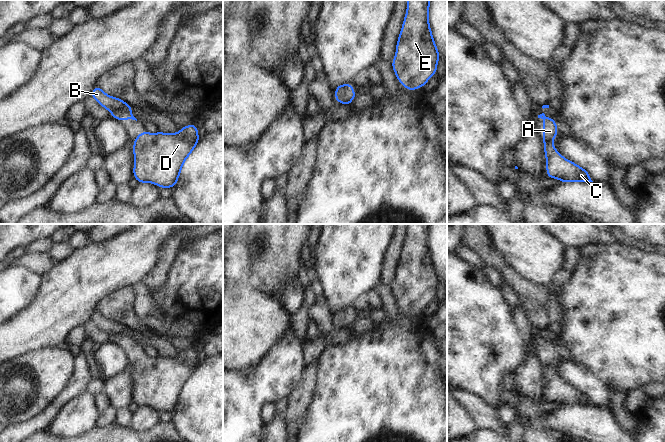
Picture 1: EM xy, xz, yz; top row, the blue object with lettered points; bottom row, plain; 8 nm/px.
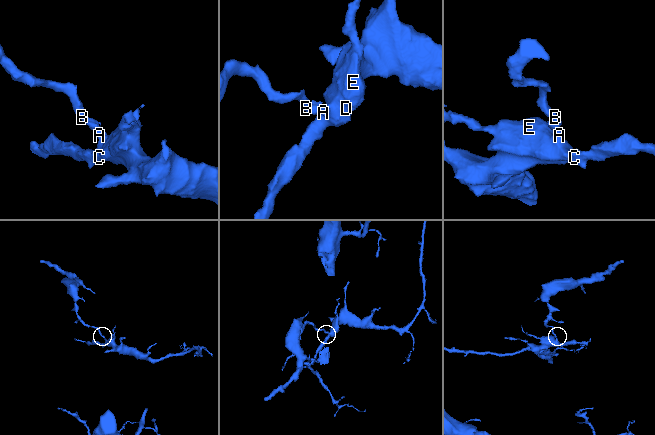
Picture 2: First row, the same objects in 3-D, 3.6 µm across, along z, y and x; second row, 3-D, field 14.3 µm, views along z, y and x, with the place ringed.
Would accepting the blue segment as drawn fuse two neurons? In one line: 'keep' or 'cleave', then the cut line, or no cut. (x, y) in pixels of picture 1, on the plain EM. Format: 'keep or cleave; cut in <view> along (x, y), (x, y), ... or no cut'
cleave; cut in xy along (111, 334), (125, 334), (132, 340)

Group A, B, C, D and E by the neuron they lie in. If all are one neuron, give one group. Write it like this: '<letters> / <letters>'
A C D E / B

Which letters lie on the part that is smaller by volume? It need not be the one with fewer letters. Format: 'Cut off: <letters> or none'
Cut off: B

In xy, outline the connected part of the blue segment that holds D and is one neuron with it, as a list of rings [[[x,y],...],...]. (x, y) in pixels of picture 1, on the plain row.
[[[194,347],[181,351],[179,357],[148,357],[146,354],[133,365],[134,403],[172,413],[181,398],[187,381],[200,362]]]

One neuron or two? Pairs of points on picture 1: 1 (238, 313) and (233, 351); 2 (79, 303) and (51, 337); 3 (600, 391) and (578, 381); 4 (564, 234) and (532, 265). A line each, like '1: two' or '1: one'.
1: one
2: one
3: one
4: two

